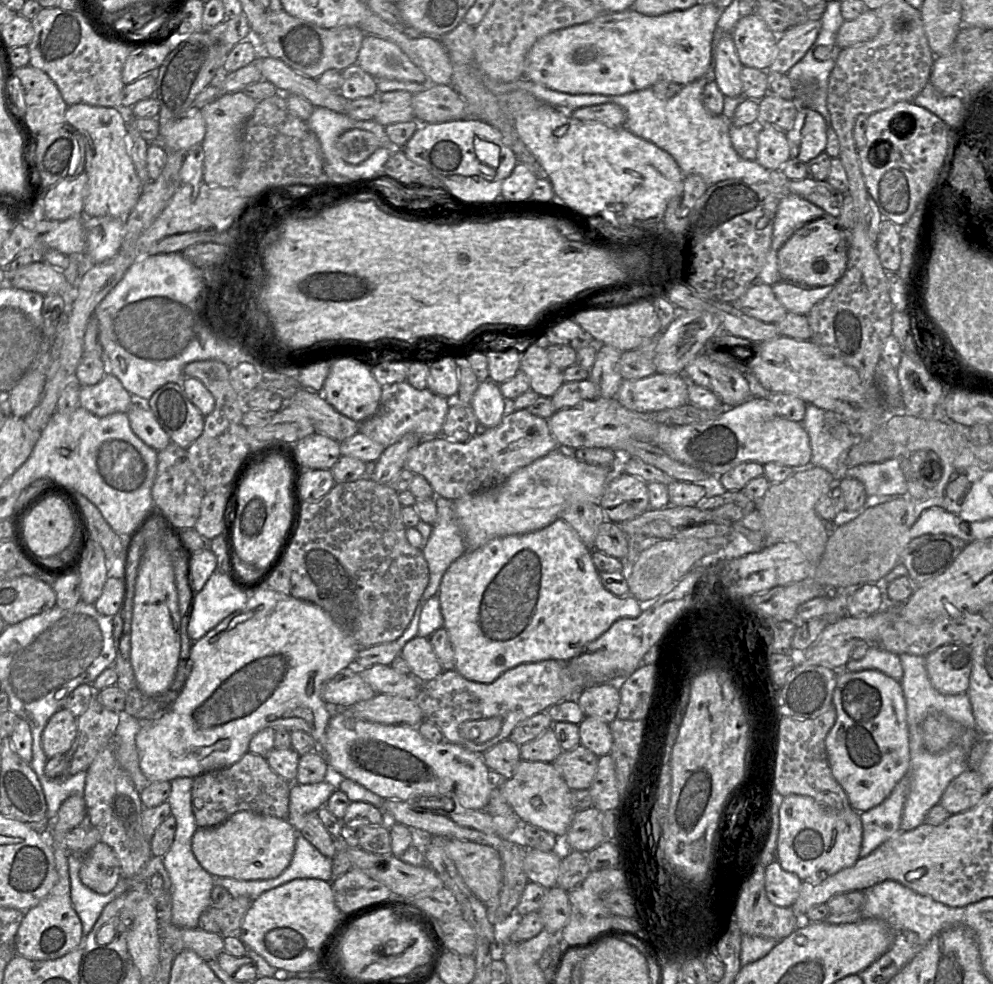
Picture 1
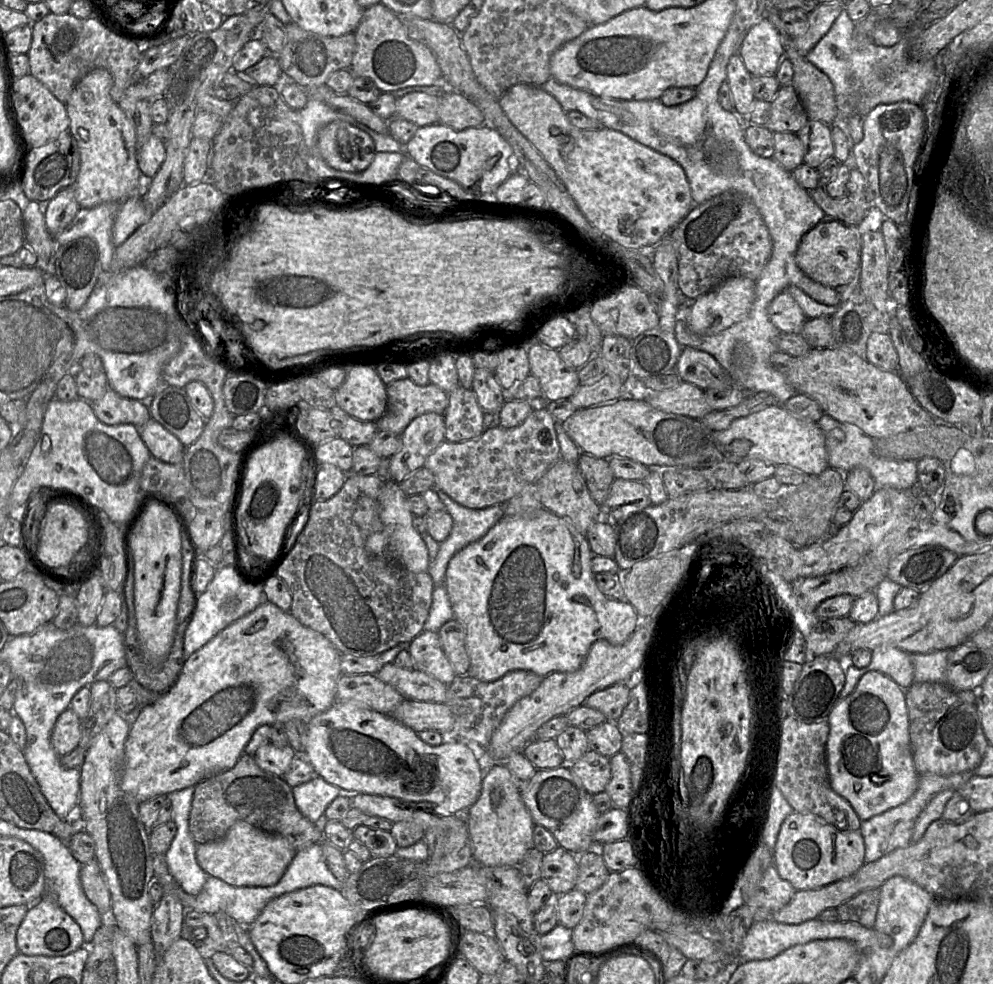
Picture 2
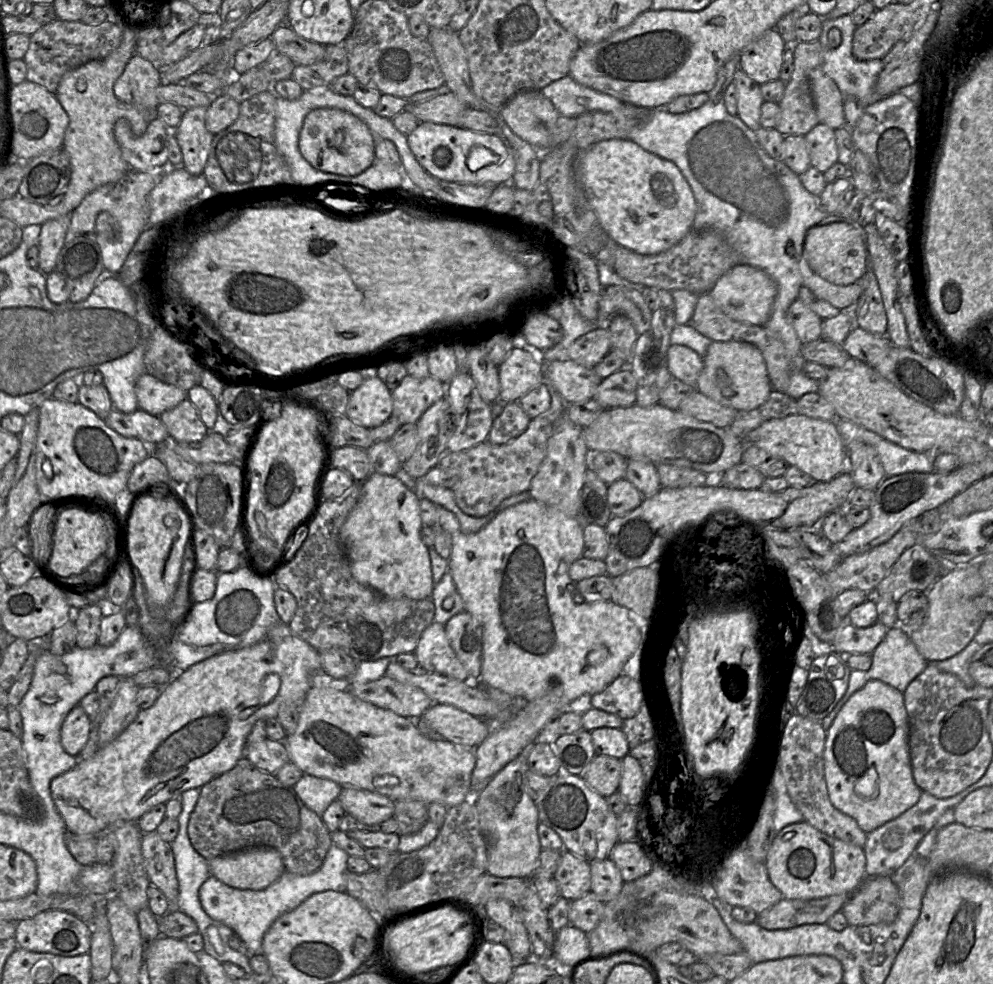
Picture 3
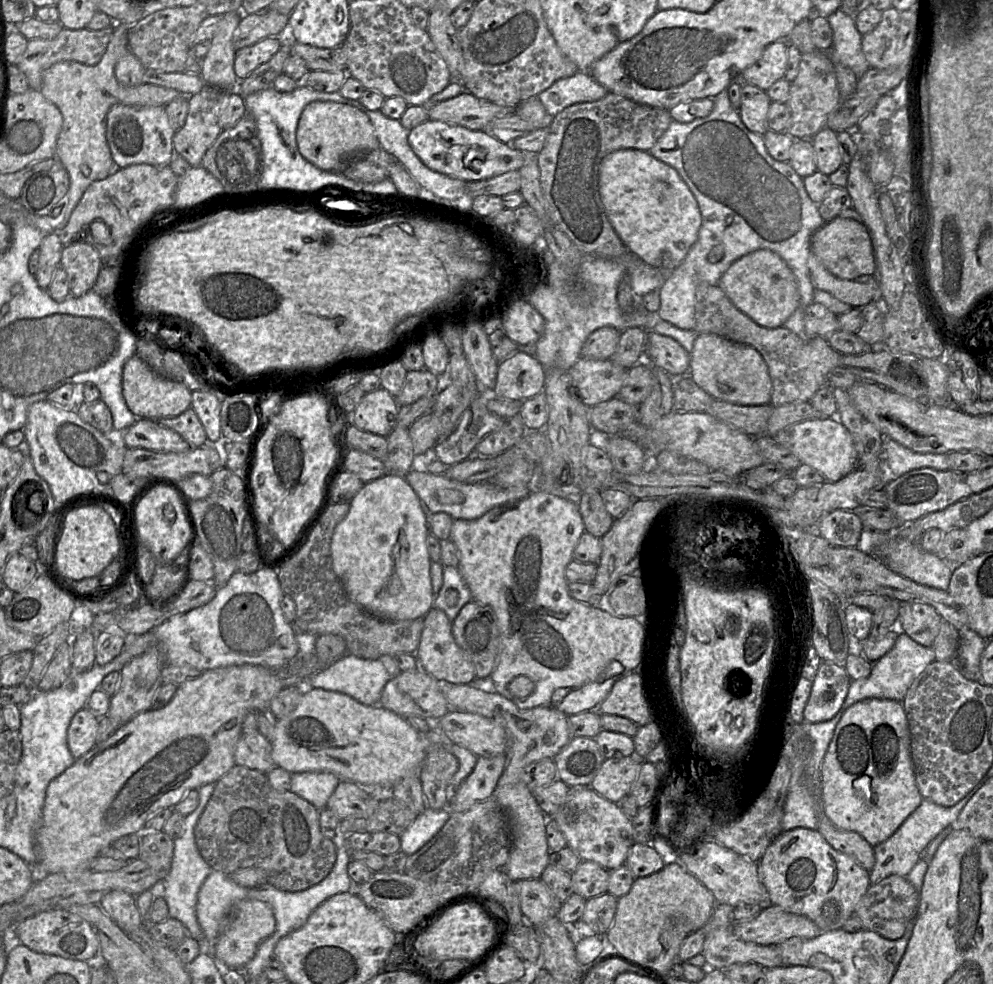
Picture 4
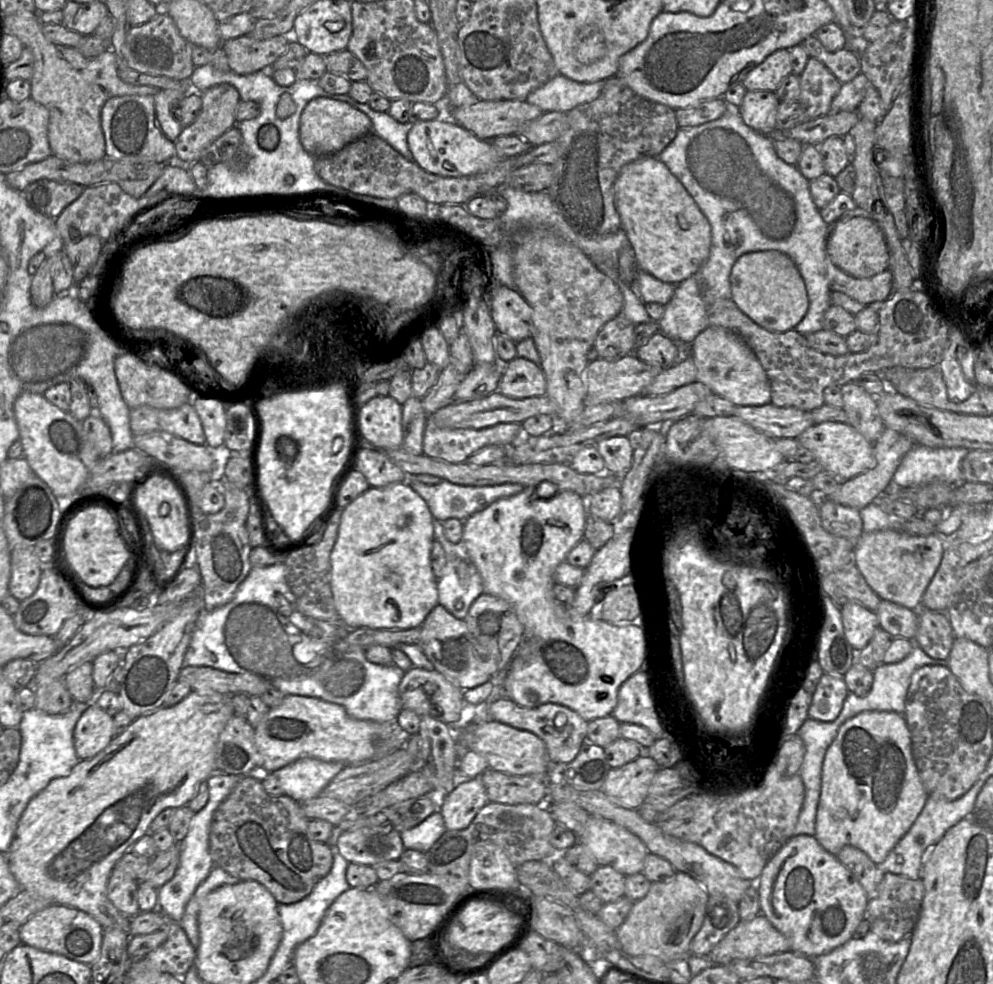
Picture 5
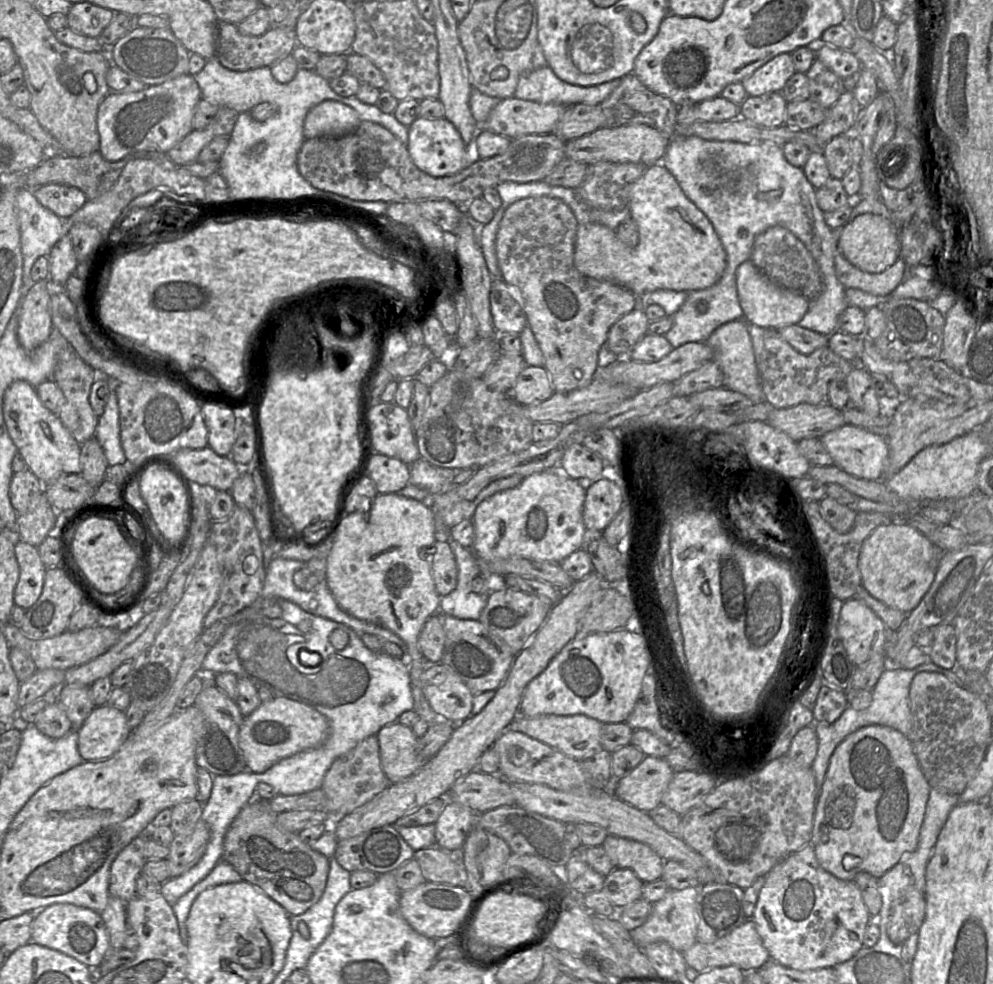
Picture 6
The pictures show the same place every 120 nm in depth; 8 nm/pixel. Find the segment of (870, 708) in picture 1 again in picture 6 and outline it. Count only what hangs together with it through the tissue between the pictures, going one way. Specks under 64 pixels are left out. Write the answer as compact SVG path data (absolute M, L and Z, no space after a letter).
M870 725L851 733L833 751L816 801L812 835L809 844L814 849L817 862L824 870L841 880L854 881L854 877L858 872L867 872L875 878L880 878L886 871L899 862L903 854L912 852L917 848L930 789L931 786L926 780L914 753L912 742L900 731L887 726Z

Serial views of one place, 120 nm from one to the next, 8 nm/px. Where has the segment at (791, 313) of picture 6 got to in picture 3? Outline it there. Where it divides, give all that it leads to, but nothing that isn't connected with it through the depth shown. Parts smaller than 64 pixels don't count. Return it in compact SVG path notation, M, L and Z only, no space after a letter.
M739 264L723 274L708 293L729 318L752 325L764 325L771 315L777 287L770 276L761 269Z

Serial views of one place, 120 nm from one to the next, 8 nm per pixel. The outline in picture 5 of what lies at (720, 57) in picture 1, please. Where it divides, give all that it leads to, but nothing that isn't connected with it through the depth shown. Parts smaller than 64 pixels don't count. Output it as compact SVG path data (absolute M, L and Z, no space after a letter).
M746 91L741 105L735 110L747 126L768 135L775 129L780 102L772 91Z

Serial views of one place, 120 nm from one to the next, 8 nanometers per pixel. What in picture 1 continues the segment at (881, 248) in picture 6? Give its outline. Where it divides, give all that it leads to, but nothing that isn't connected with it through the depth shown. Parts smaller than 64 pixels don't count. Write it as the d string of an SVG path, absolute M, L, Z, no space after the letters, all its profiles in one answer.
M825 214L796 230L777 253L782 281L794 285L824 287L836 284L848 262L848 233L838 226L838 217Z

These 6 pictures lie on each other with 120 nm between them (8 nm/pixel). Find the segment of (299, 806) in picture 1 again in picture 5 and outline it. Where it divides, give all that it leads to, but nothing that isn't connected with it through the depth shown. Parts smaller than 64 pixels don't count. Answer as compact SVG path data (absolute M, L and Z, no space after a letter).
M305 757L270 774L279 779L285 795L298 802L305 802L319 796L346 765L348 764L345 762L329 762Z

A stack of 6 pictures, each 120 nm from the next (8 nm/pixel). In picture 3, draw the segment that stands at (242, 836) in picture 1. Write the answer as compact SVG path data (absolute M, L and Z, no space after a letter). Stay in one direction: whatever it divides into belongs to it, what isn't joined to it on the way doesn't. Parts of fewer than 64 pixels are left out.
M255 846L208 861L211 875L237 889L264 890L285 871L281 854L273 847Z

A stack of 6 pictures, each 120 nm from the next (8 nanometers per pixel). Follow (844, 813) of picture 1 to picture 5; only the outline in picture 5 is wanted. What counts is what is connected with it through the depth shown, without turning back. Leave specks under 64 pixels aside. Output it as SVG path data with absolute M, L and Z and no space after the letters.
M797 835L792 836L768 861L763 868L758 880L756 881L758 895L760 900L760 914L763 914L769 922L781 932L790 942L791 951L804 955L809 958L826 954L838 946L843 945L845 942L854 937L854 932L858 924L865 919L866 906L868 903L868 895L866 894L859 881L854 874L846 868L835 855L826 851L816 840L814 836Z

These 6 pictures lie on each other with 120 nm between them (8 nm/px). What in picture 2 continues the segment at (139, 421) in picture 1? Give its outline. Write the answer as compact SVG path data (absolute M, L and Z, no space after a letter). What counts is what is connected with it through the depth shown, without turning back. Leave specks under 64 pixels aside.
M153 418L139 428L139 433L151 456L169 464L183 464L186 448Z

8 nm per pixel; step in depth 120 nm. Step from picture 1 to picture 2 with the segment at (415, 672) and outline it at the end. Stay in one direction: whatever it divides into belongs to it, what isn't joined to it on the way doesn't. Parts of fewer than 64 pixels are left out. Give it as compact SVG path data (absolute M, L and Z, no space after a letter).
M423 630L410 642L407 650L414 661L415 669L446 685L457 676L442 649L438 632Z

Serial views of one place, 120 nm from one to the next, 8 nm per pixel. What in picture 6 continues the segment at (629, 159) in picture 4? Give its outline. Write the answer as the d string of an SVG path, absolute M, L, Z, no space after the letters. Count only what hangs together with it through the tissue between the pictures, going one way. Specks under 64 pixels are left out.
M662 163L646 167L631 188L628 207L639 233L635 247L624 244L616 230L606 225L578 225L574 265L581 274L615 283L635 296L659 289L703 290L721 278L727 255L719 236L708 217L685 195Z

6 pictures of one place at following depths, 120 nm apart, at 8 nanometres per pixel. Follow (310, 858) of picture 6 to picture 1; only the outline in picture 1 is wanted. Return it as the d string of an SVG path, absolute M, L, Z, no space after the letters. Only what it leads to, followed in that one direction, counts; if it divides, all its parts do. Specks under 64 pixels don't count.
M247 751L231 766L193 778L191 804L196 825L198 828L214 827L242 810L287 820L291 785L271 769L265 756Z

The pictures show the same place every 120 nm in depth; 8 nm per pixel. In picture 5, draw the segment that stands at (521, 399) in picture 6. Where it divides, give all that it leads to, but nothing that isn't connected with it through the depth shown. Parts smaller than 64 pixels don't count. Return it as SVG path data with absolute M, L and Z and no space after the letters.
M516 356L503 364L498 392L523 399L546 395L546 379L540 365Z

